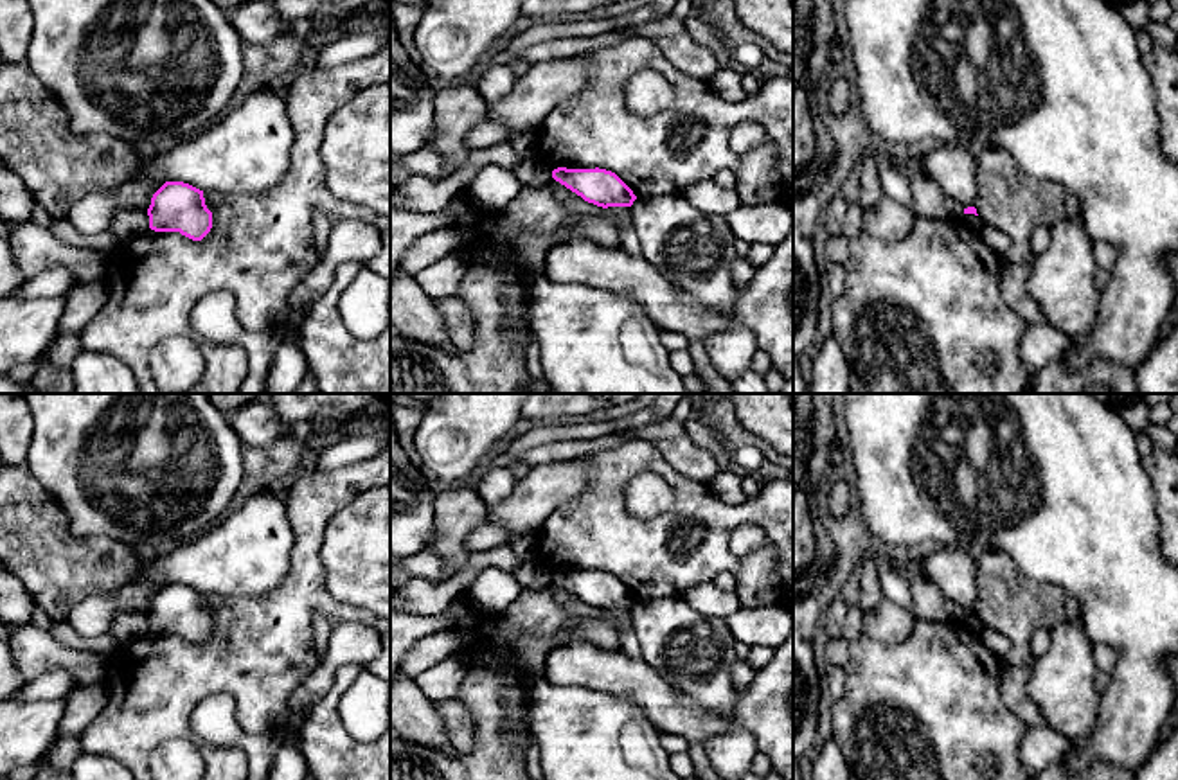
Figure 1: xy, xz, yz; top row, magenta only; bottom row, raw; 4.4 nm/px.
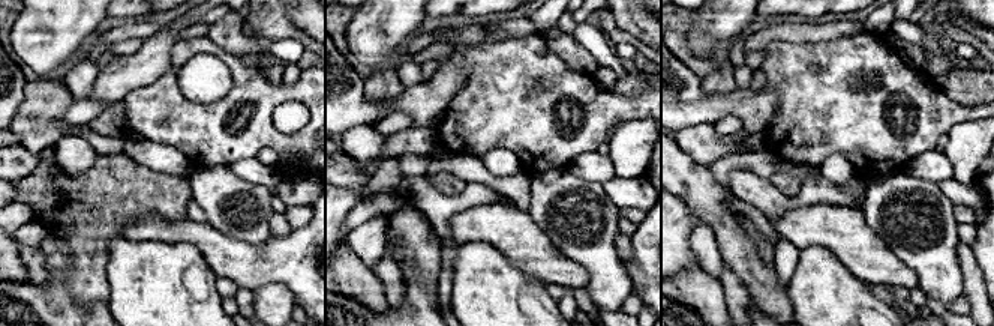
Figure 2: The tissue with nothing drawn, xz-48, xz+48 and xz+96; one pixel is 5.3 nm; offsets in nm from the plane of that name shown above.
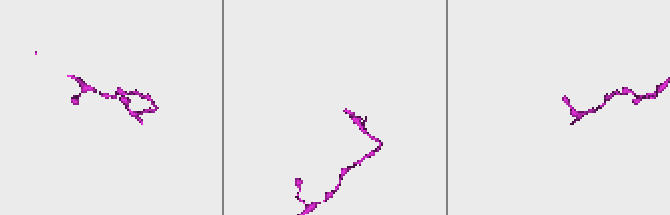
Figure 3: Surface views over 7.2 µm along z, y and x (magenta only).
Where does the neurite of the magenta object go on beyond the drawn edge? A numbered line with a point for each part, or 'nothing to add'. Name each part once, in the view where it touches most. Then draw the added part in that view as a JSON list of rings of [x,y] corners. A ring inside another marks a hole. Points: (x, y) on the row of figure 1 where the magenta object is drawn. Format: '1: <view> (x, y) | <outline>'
nothing to add

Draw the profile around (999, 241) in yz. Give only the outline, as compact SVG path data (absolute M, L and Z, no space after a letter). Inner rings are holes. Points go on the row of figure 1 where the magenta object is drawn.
M984 225L982 230L978 232L982 241L998 255L1002 257L1009 246L1011 239L1005 232L993 228L989 225Z

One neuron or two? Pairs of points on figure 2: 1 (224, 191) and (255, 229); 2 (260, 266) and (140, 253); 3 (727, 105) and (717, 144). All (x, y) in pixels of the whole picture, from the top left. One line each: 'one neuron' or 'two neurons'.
1: one neuron
2: two neurons
3: two neurons

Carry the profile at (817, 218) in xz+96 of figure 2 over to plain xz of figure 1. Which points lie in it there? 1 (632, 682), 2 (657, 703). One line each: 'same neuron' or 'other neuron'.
1: same neuron
2: same neuron

